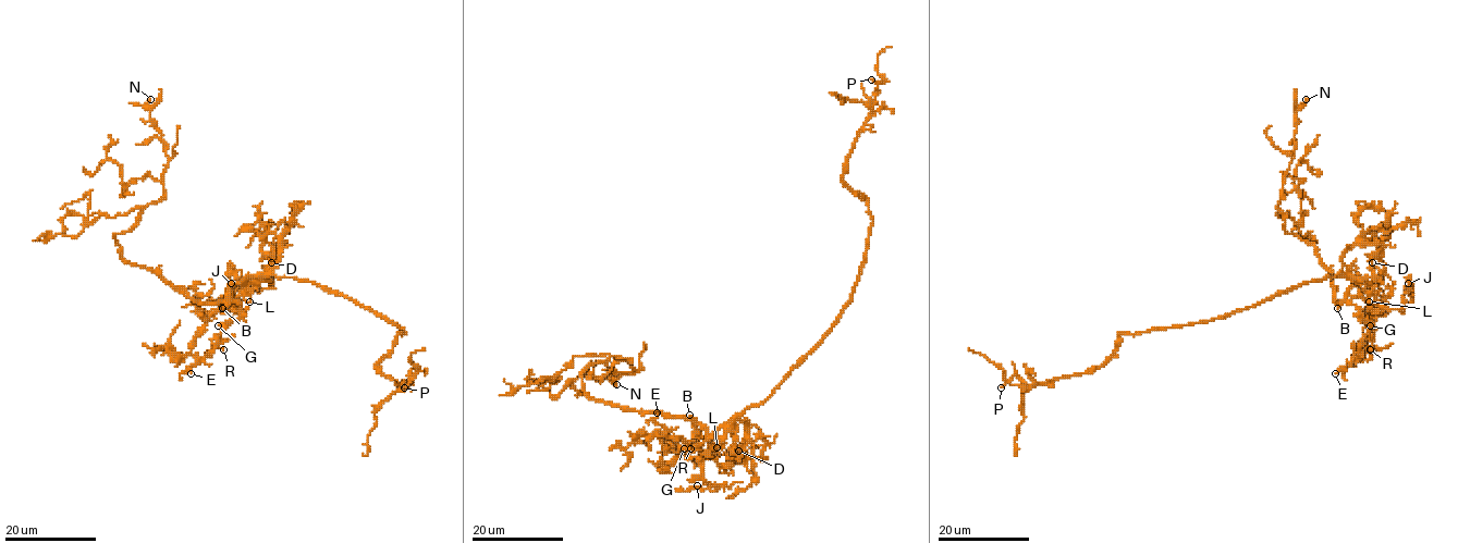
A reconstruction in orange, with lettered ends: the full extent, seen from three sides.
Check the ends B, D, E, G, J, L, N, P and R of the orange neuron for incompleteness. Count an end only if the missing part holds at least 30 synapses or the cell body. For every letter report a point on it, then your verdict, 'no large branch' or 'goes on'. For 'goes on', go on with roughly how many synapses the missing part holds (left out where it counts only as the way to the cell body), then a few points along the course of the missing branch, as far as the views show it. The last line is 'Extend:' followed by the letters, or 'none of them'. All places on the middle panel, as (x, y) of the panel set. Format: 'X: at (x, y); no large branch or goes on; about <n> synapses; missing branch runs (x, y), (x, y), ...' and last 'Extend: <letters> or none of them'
B: at (689, 415); goes on; missing branch runs (689, 415), (677, 418), (677, 440), (666, 472), (671, 503), (697, 539)
D: at (738, 451); no large branch
E: at (657, 412); no large branch
G: at (684, 448); no large branch
J: at (697, 485); no large branch
L: at (717, 447); no large branch
N: at (616, 384); no large branch
P: at (871, 79); no large branch
R: at (690, 448); no large branch
Extend: B

